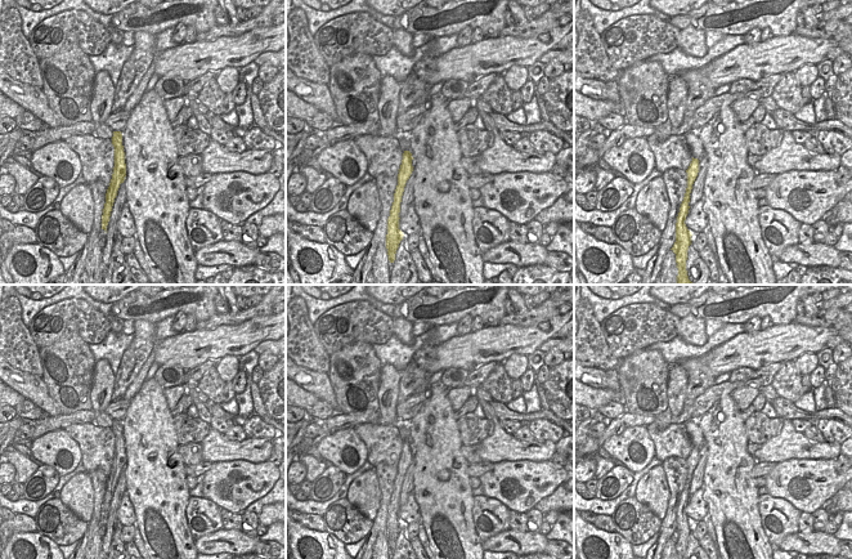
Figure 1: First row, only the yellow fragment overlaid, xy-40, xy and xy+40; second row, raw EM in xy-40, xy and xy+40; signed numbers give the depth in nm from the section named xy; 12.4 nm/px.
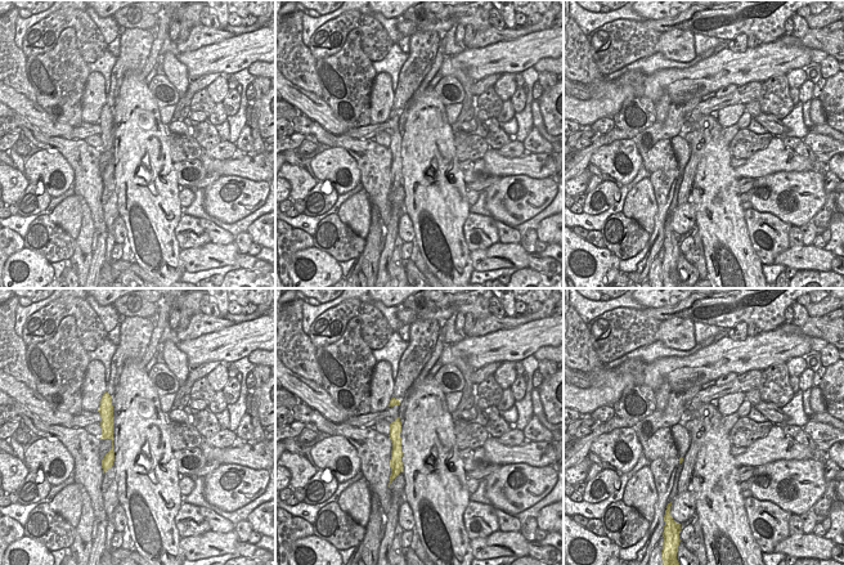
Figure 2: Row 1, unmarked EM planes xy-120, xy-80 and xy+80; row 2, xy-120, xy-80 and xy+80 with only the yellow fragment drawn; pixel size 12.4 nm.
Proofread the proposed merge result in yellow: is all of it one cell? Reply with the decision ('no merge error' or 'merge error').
no merge error

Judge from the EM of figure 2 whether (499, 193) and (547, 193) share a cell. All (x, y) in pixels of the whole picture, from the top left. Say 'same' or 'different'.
same

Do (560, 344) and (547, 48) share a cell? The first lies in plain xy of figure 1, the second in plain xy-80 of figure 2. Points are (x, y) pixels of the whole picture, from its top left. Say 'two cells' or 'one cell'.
two cells

